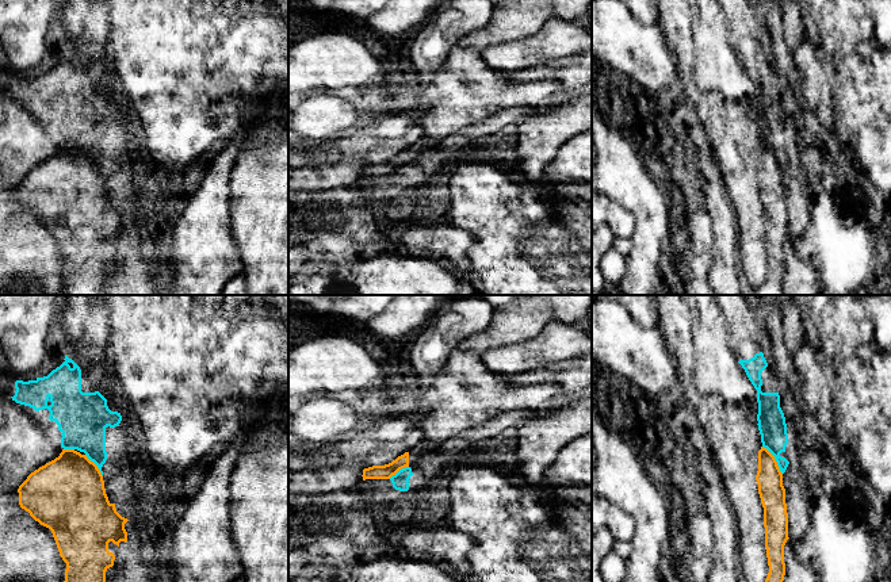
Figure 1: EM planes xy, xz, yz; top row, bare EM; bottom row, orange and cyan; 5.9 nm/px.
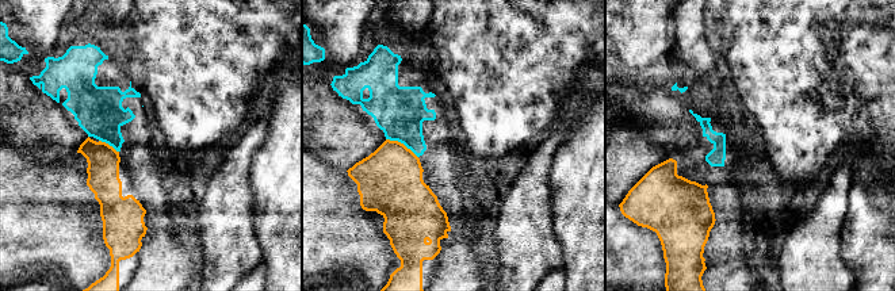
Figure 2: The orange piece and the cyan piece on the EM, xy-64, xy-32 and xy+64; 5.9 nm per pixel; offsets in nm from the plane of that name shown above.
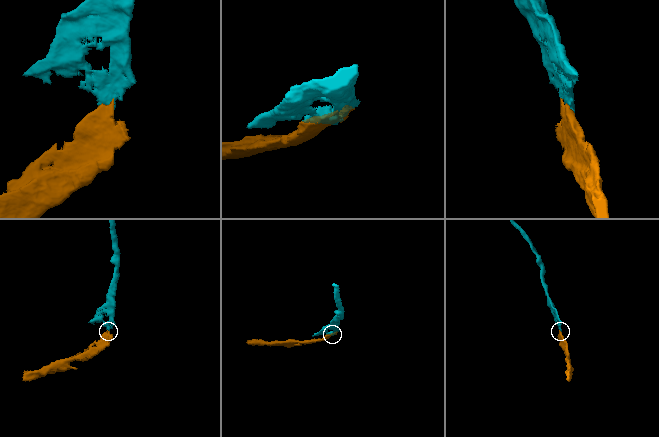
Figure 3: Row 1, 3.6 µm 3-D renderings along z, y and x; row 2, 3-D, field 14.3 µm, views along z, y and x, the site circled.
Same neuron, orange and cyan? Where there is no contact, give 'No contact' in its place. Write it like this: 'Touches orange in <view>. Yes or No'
Touches orange in yz. No

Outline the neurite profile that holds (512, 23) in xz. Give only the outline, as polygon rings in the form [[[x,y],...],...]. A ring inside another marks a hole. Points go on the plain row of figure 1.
[[[506,0],[494,5],[490,22],[466,35],[458,46],[483,50],[496,47],[500,62],[519,62],[520,69],[544,65],[535,54],[529,37],[550,18],[582,19],[592,14],[592,0]]]

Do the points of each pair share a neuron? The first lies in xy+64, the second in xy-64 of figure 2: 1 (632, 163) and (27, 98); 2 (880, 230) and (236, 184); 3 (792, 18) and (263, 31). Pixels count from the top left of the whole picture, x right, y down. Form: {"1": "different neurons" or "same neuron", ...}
{"1": "same neuron", "2": "different neurons", "3": "same neuron"}

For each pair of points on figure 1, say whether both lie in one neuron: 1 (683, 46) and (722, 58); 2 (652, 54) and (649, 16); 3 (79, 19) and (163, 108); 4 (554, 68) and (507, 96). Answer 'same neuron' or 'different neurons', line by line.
1: different neurons
2: different neurons
3: different neurons
4: different neurons

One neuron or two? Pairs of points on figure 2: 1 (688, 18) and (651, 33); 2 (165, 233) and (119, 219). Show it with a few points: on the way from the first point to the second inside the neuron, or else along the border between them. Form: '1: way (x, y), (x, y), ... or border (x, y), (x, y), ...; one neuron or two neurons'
1: border (672, 14), (673, 16); two neurons
2: border (149, 226), (140, 249), (140, 259); two neurons

